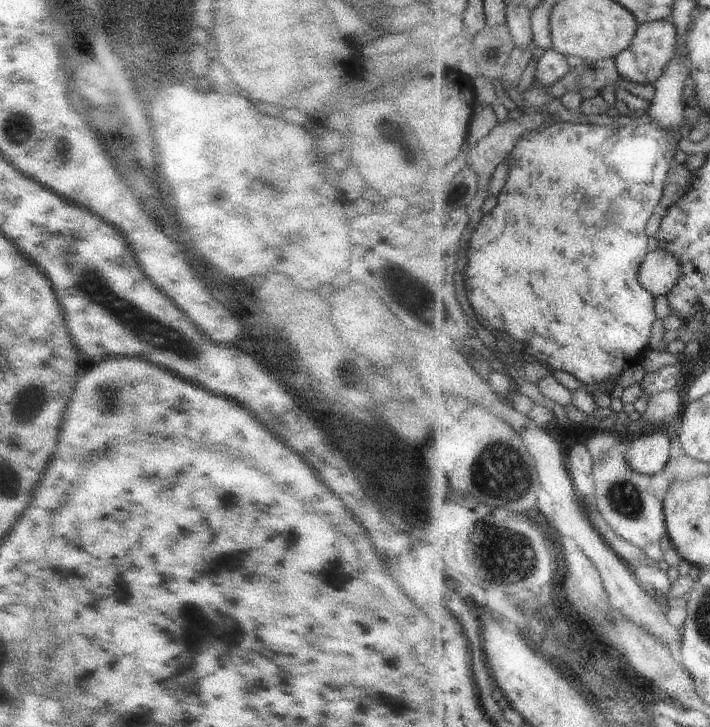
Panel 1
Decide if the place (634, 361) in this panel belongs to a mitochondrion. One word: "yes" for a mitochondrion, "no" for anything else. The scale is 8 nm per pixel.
no

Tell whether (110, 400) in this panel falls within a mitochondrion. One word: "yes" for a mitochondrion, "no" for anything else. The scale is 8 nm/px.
yes

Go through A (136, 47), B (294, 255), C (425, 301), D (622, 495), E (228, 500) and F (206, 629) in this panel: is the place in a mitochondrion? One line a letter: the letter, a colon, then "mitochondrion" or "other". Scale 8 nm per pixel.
A: mitochondrion
B: other
C: mitochondrion
D: mitochondrion
E: other
F: mitochondrion

